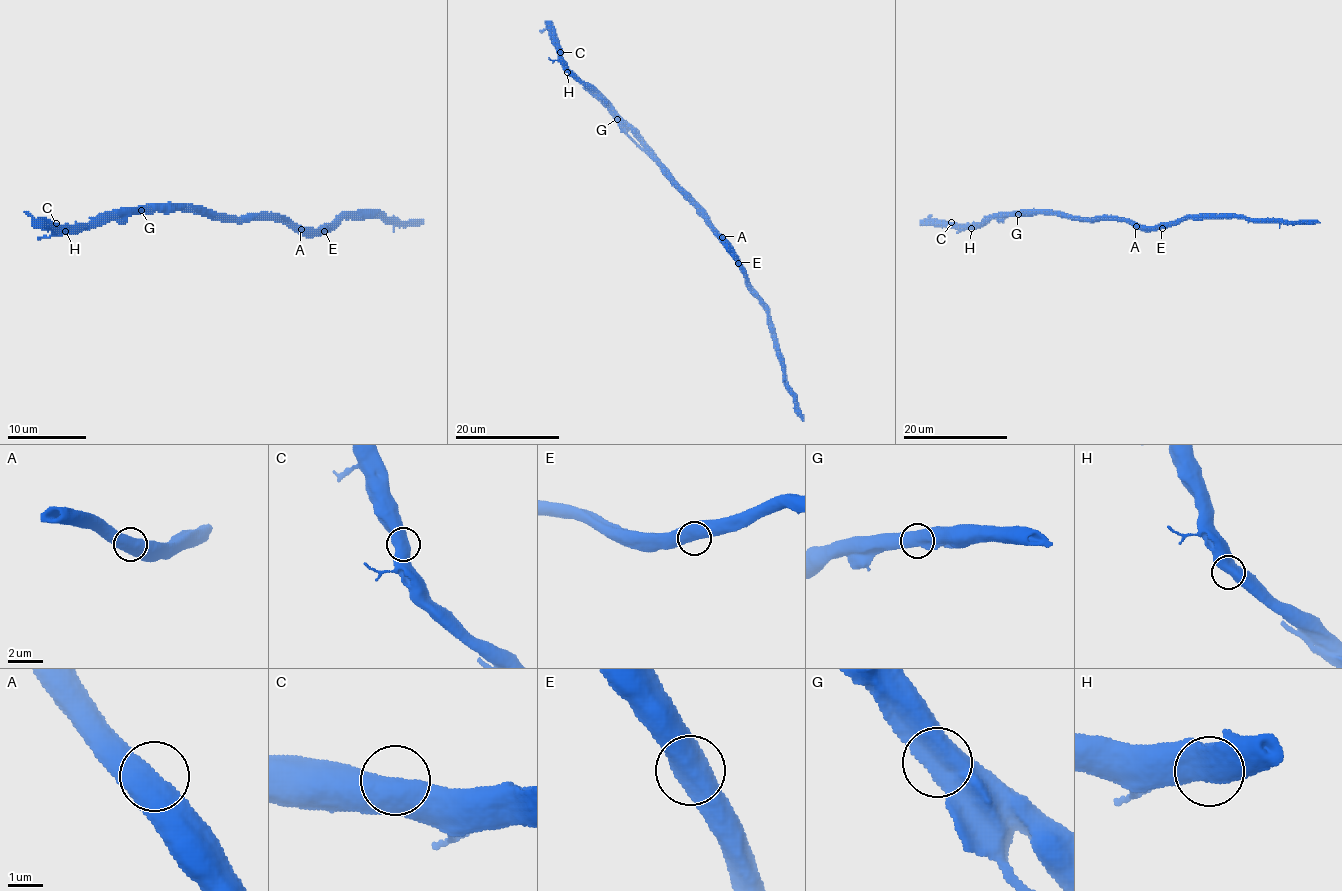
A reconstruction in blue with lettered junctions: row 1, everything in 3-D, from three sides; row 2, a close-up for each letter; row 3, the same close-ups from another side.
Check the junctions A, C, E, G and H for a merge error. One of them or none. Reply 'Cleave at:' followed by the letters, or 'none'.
Cleave at: G

